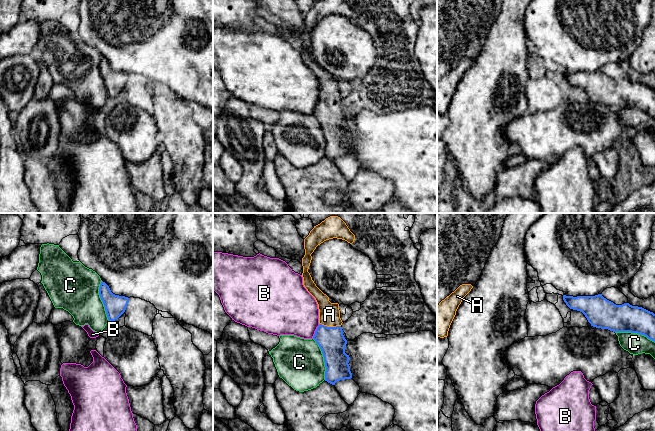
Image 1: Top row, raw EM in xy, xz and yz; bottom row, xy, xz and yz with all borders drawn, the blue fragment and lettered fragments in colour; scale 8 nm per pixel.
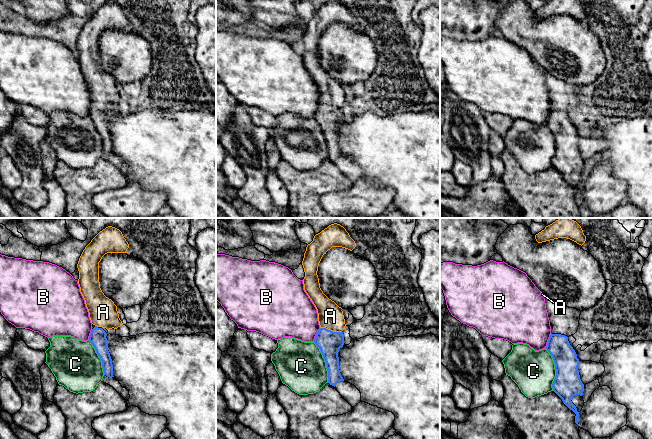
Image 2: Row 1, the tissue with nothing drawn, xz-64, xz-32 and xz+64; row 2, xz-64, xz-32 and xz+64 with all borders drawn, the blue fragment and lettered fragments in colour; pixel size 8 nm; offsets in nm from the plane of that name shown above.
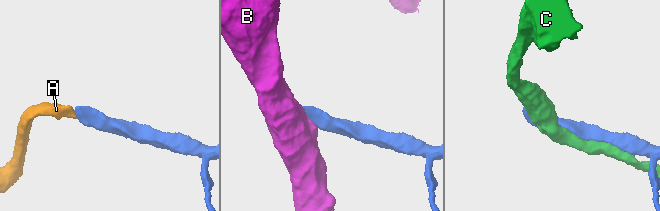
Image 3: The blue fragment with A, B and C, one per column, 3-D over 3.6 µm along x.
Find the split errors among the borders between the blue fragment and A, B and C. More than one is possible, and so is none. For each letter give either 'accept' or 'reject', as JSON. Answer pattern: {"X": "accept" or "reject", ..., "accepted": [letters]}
{"A": "accept", "B": "reject", "C": "reject", "accepted": ["A"]}

